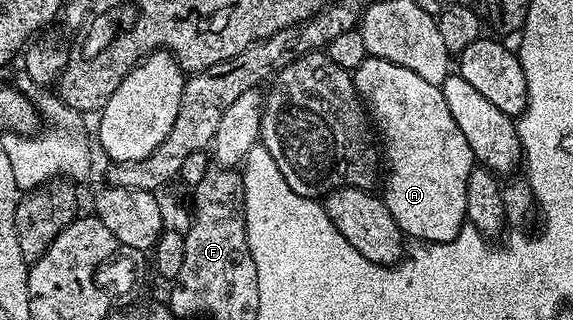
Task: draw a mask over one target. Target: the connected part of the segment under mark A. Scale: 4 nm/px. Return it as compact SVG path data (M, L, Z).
M367 56L353 70L352 77L358 96L380 135L380 146L384 151L384 182L386 178L384 201L388 212L392 212L392 220L396 220L407 239L414 238L410 240L419 243L452 240L467 225L468 178L476 159L472 148L468 148L468 140L464 140L464 132L460 132L456 120L452 120L452 112L448 112L441 86L428 84L408 68L371 56Z

